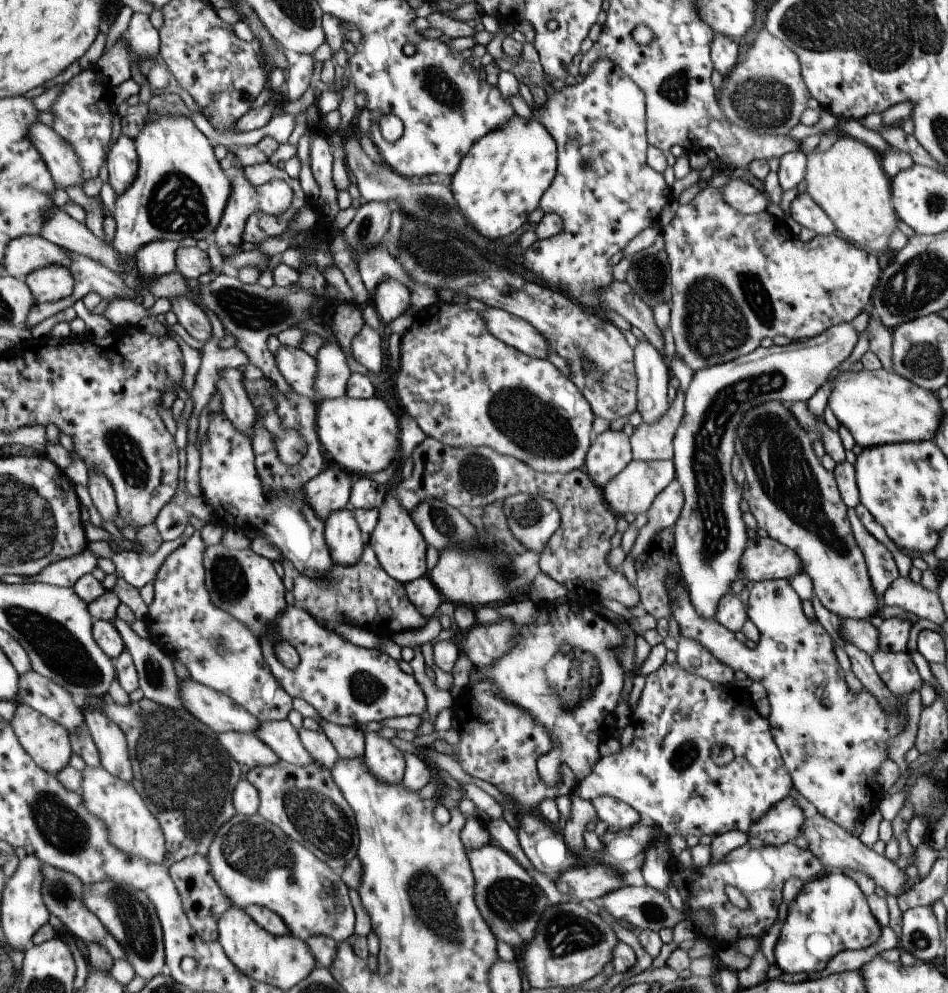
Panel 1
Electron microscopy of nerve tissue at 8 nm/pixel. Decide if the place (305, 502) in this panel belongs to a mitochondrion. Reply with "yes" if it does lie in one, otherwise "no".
no

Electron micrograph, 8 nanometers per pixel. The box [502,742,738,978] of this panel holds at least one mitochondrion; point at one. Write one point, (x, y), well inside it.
(566, 931)

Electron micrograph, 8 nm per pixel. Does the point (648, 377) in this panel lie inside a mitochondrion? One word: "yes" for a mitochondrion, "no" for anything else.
no

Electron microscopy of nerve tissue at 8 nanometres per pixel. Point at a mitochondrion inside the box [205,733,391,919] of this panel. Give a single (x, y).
(320, 820)

